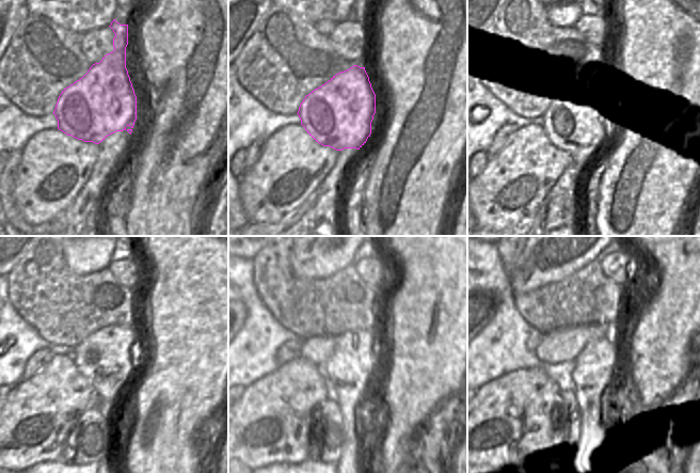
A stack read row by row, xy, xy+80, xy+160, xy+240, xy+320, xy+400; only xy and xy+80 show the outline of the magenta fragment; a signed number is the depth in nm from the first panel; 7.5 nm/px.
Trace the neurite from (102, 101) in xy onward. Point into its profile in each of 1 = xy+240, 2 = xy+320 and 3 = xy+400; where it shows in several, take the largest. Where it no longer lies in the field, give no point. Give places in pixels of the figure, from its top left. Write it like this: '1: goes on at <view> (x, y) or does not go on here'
1: goes on at xy+240 (107, 359)
2: goes on at xy+320 (352, 367)
3: goes on at xy+400 (594, 367)

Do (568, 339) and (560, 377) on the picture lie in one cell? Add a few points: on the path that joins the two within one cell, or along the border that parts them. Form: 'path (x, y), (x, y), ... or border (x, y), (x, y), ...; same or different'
border (539, 359), (547, 363), (561, 363), (573, 360); different

